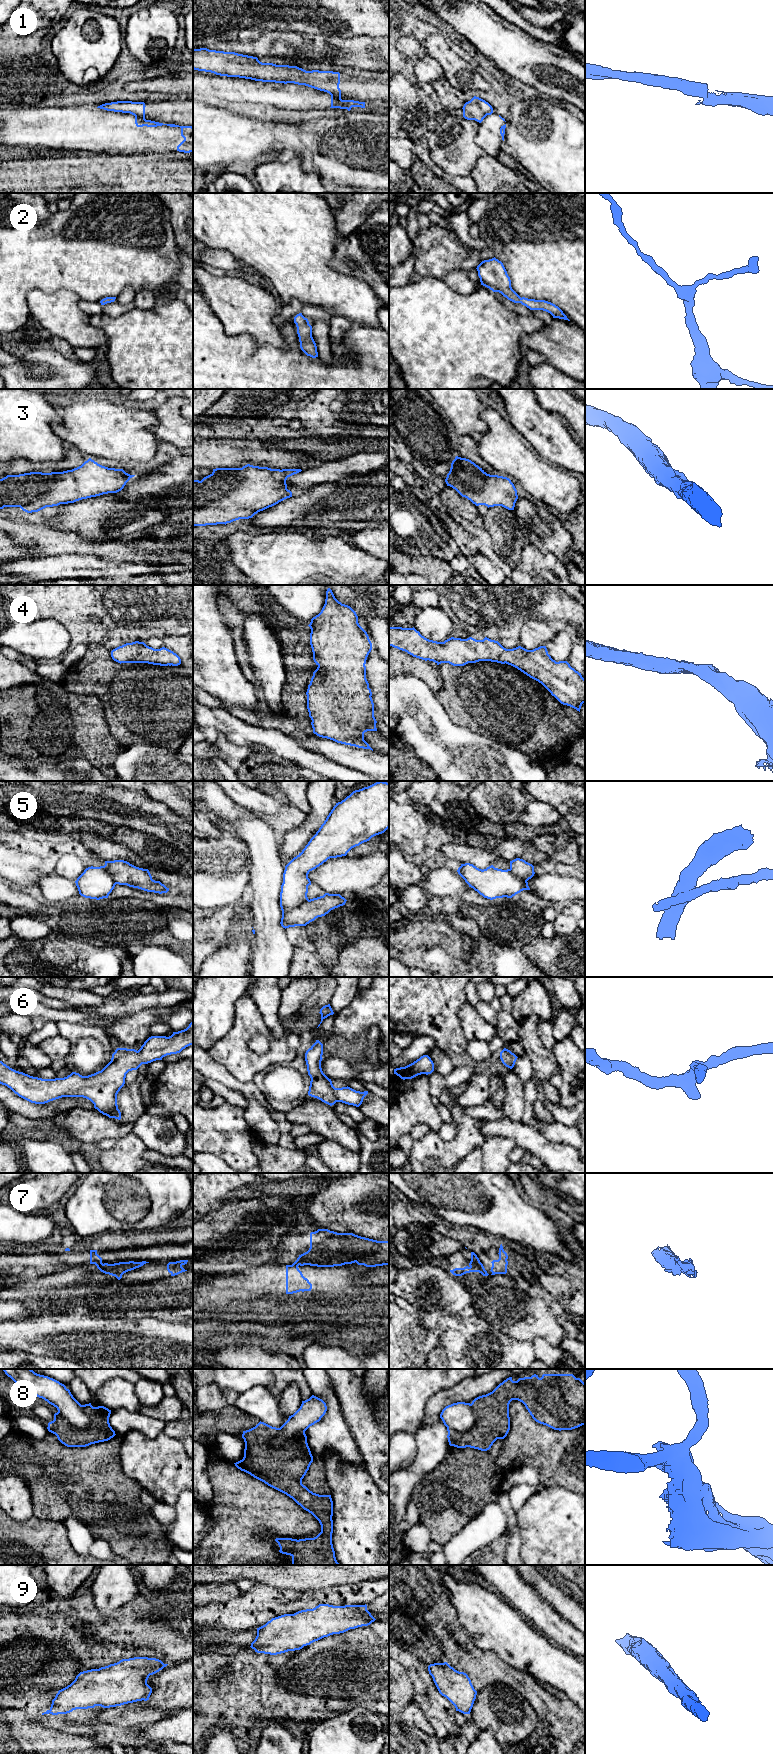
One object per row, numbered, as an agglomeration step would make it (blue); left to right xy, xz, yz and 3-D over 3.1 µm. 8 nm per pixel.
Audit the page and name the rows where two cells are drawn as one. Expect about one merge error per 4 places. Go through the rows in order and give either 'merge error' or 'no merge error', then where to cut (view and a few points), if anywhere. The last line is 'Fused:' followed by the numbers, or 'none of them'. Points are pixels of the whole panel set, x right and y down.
1: merge error; cut xy (135, 115), (144, 118)
2: no merge error; cut none
3: no merge error; cut none
4: no merge error; cut none
5: merge error; cut xz (308, 899), (282, 914)
6: no merge error; cut none
7: merge error; cut xy (110, 1264), (108, 1273)
8: merge error; cut xy (57, 1412), (77, 1428), (86, 1428), (91, 1423)
9: no merge error; cut none
Fused: 1, 5, 7, 8

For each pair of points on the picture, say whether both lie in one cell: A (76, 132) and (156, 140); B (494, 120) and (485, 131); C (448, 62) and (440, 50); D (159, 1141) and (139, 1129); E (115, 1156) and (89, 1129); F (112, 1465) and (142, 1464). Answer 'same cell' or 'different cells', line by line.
A: same cell
B: same cell
C: same cell
D: same cell
E: different cells
F: different cells

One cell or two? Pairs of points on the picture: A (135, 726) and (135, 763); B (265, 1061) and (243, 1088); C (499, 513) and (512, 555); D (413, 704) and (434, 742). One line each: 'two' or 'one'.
A: two
B: two
C: one
D: one

